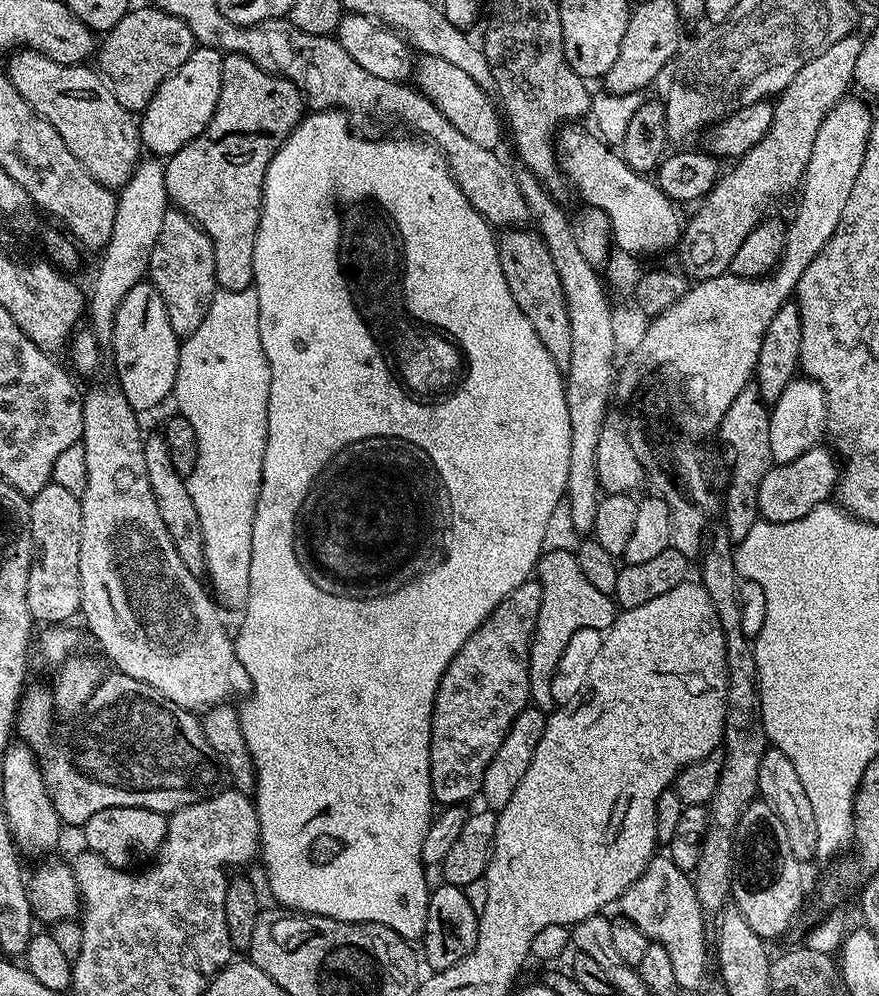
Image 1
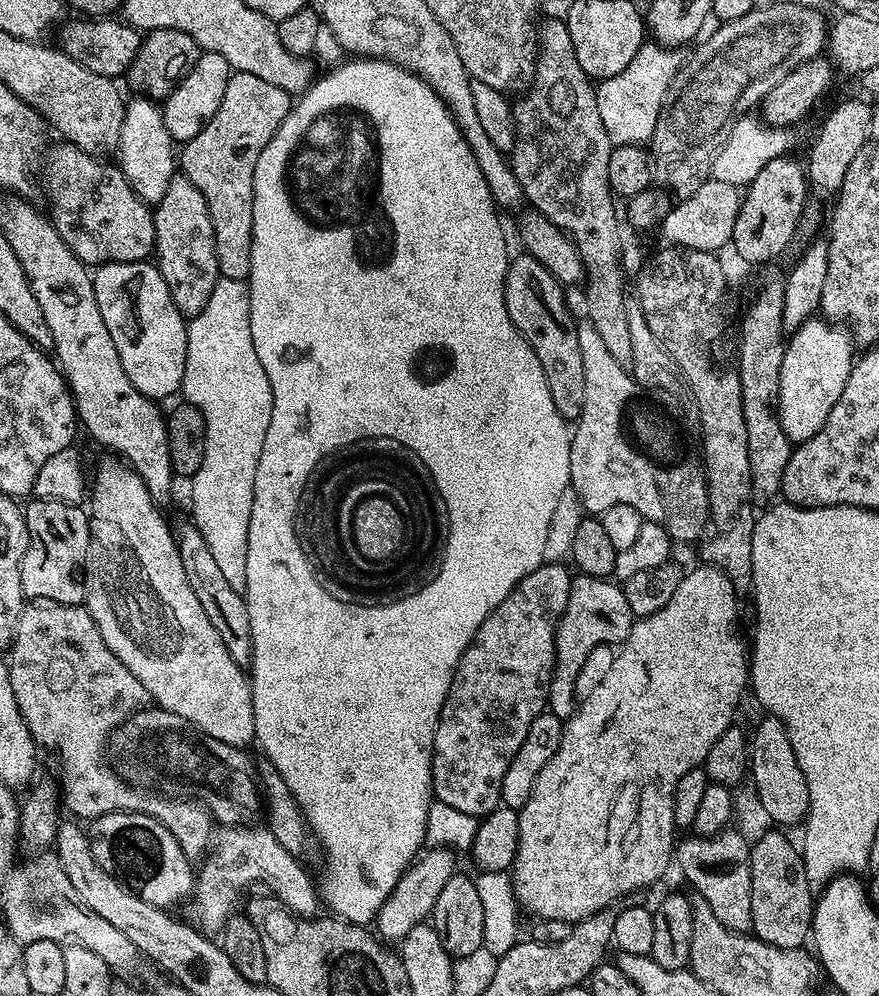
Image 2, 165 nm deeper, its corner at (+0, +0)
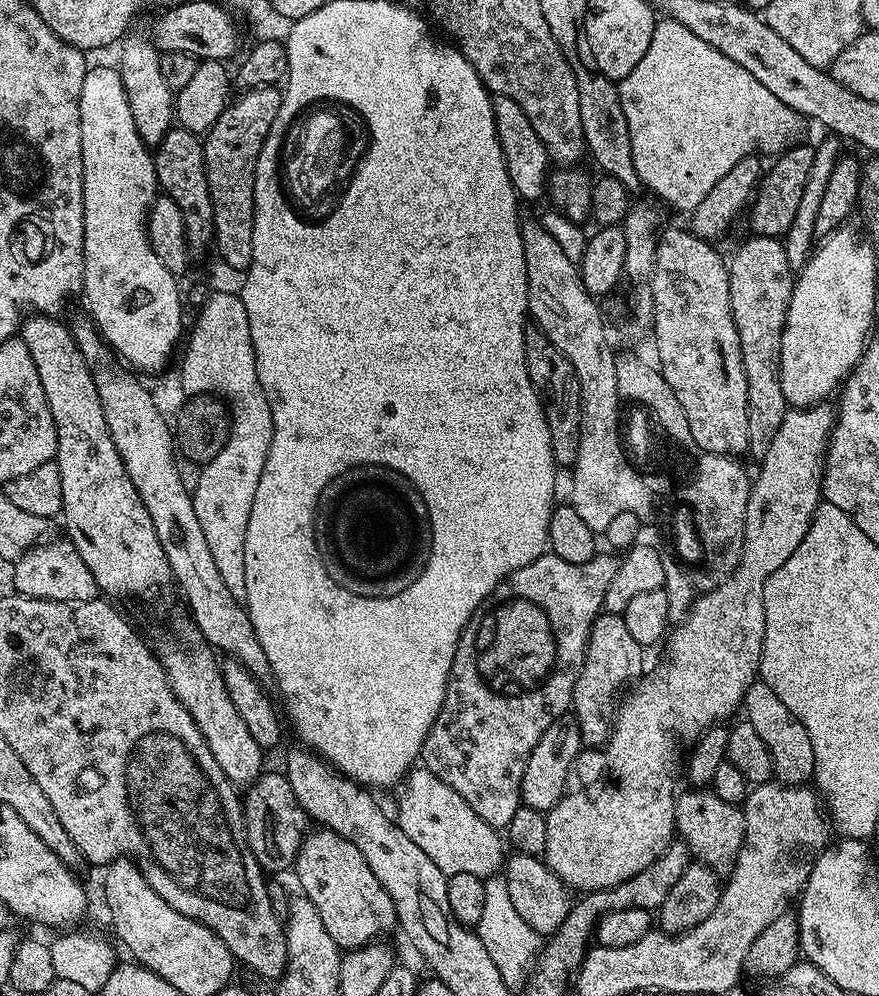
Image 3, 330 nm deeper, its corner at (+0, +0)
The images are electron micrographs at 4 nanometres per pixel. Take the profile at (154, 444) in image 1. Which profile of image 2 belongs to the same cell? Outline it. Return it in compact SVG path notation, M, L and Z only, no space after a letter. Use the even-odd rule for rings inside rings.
M184 518L174 524L172 537L176 539L178 558L182 558L182 570L186 570L190 590L194 590L202 610L206 610L206 618L210 618L214 630L218 630L218 635L222 637L230 658L234 658L234 662L238 665L251 665L252 635L250 634L247 599L241 593L236 592L234 586L230 586L230 582L226 582L226 577L222 575L220 567L216 565L210 546L206 546L206 538L202 538L202 530L198 530L198 526L192 523L191 519Z

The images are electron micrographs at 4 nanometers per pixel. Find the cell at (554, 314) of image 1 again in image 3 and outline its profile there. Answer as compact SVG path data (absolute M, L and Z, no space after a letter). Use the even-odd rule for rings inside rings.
M535 326L524 329L524 349L526 350L526 370L530 374L530 382L536 387L536 391L543 397L544 417L550 430L550 450L554 454L557 465L561 469L571 469L578 458L578 442L580 441L580 387L578 378L574 374L574 366L550 338L546 338L543 330Z

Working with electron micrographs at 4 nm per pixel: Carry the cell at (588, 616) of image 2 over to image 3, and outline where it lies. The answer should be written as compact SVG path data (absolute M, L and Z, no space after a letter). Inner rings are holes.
M601 611L590 630L584 665L574 682L570 709L578 722L580 743L585 749L599 748L608 740L616 719L618 697L629 685L641 679L645 671L644 656L646 649L630 635L623 615Z

